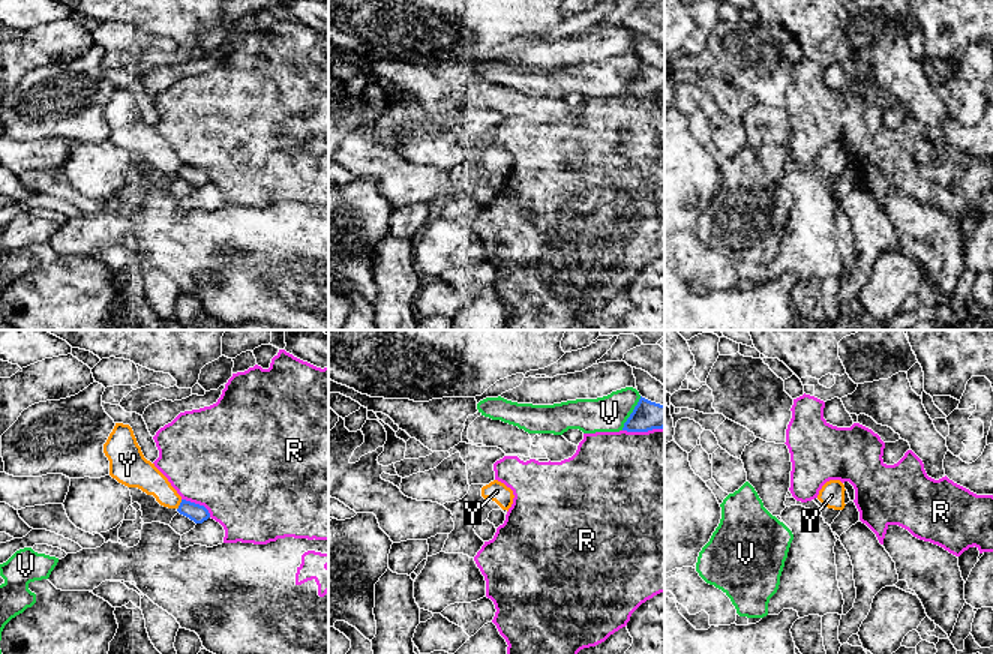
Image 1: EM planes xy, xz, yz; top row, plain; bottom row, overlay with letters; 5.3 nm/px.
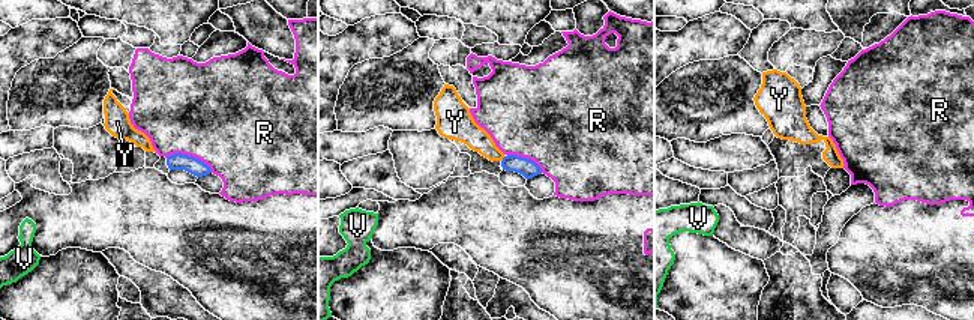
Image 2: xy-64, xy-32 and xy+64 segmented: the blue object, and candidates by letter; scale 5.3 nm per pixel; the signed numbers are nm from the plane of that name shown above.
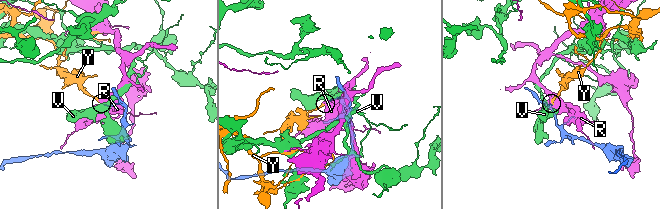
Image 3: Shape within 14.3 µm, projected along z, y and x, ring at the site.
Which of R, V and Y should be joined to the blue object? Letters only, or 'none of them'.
none of them

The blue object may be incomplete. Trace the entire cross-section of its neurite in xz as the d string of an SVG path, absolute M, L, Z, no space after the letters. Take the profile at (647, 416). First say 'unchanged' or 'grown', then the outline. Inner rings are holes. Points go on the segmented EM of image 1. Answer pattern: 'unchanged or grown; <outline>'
unchanged; M640 396L633 412L624 423L622 430L627 432L648 432L664 428L664 405L651 402Z

